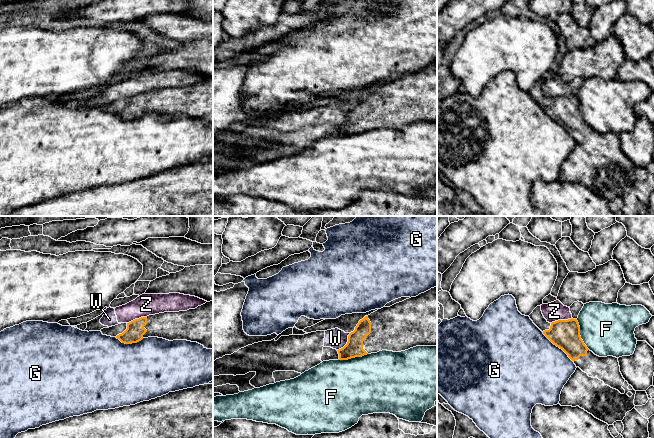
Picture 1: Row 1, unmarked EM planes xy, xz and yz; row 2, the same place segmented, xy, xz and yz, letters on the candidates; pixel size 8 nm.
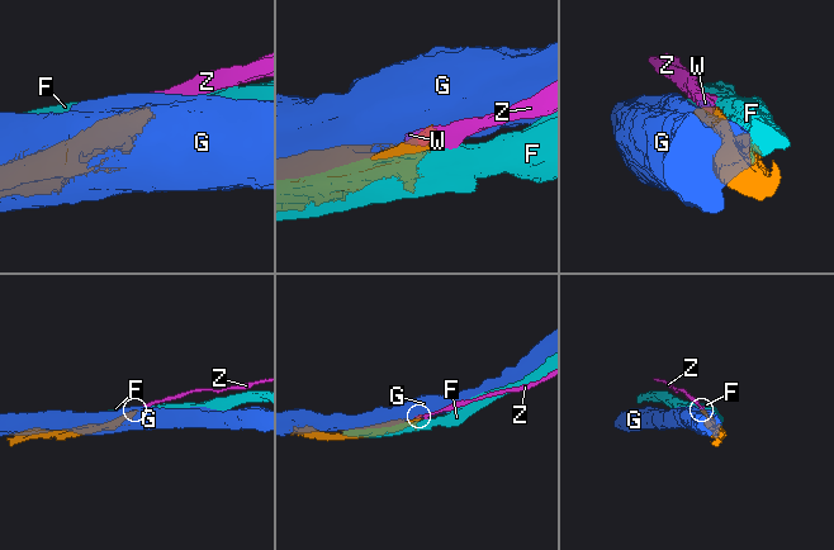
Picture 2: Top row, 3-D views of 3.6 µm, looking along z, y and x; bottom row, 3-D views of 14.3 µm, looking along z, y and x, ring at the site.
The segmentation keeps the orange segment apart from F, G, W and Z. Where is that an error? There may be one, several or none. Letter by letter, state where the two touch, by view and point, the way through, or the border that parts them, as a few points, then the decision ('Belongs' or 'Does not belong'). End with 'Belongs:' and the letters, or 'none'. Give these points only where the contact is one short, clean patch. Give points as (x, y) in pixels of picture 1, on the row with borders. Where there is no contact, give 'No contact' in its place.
F: Touches orange at yz (579, 334). Does not belong
G: Touches orange at yz (558, 346). Does not belong
W: Touches orange at xz (346, 344). Boundary: xz (348, 336), (348, 341), (337, 350). Does not belong
Z: Touches orange at yz (561, 320). Boundary: yz (571, 317), (565, 320), (555, 320), (551, 323). Does not belong
Belongs: none

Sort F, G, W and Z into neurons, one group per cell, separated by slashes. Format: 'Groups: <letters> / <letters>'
Groups: F / G / W Z

